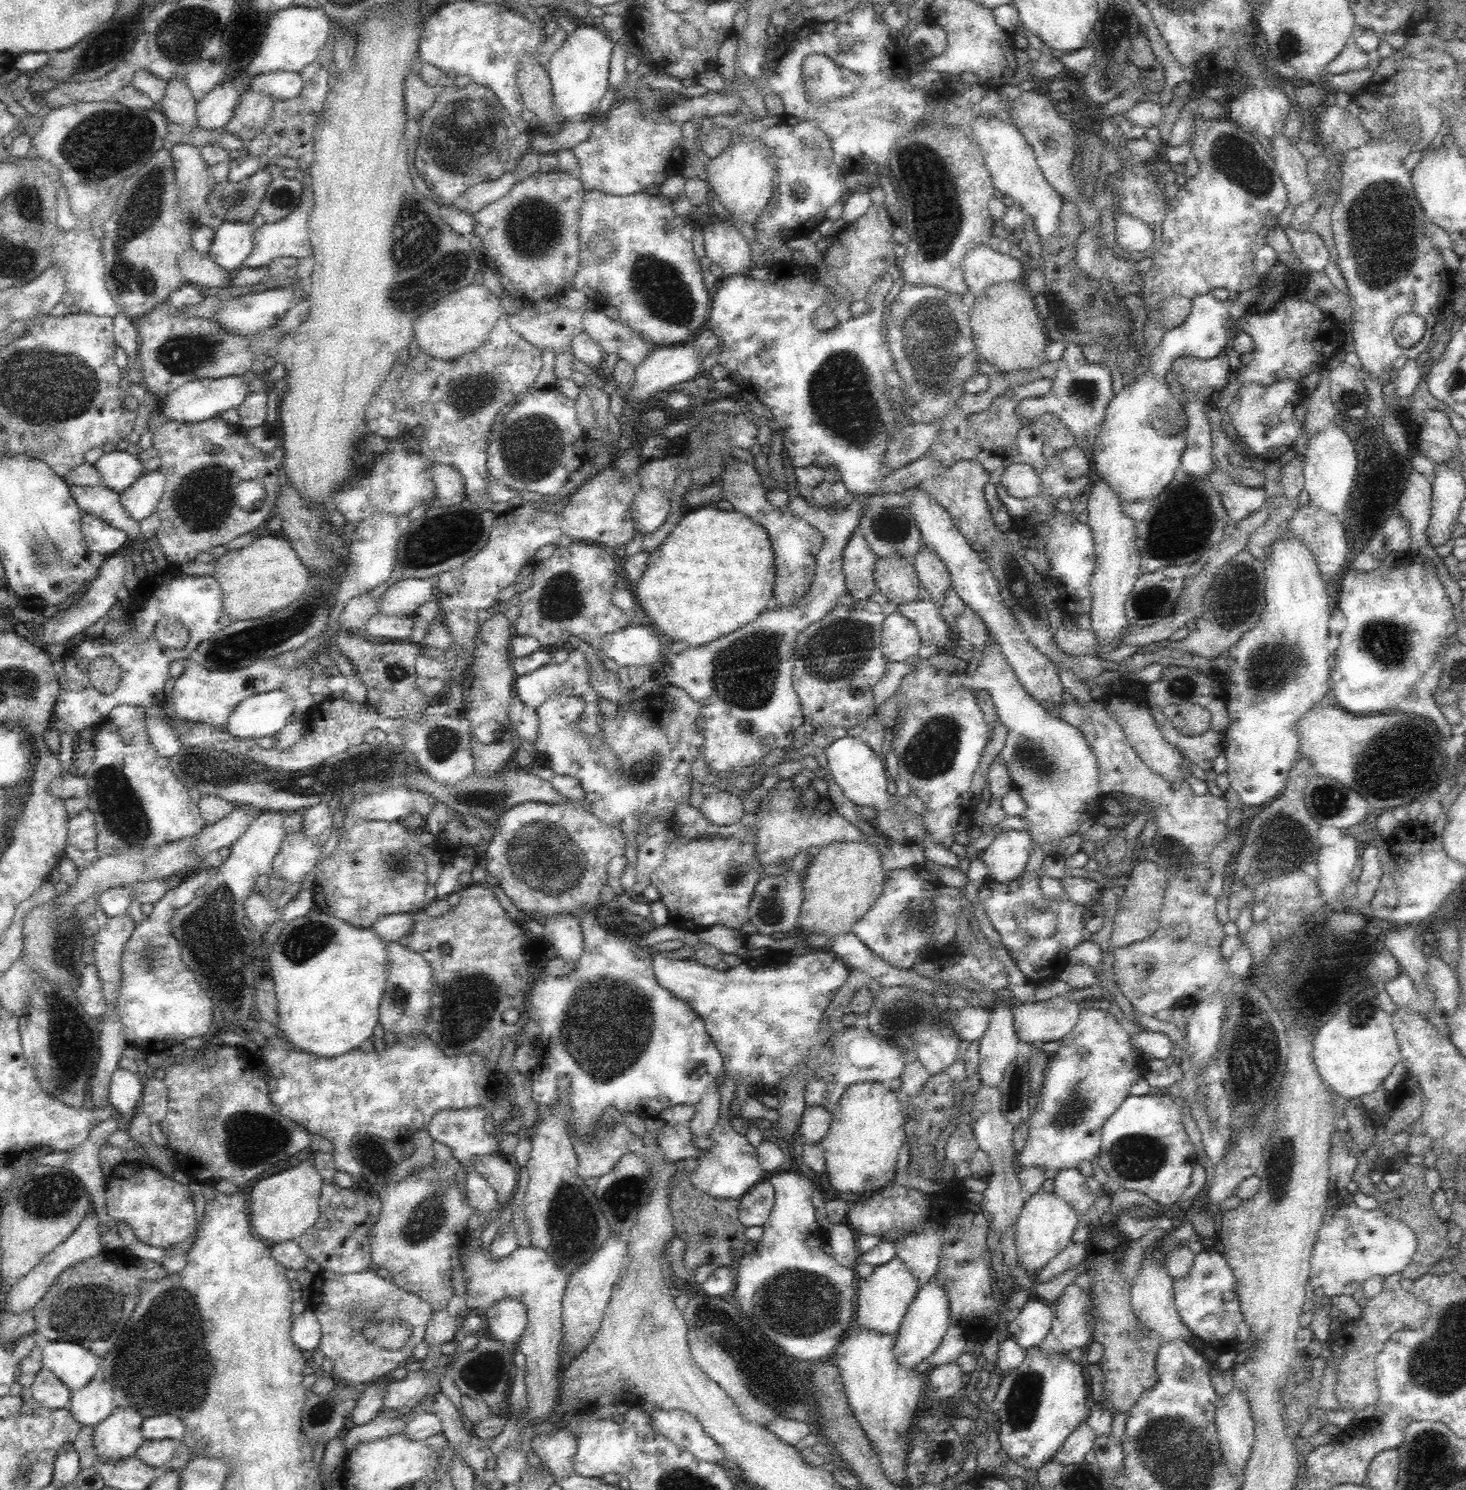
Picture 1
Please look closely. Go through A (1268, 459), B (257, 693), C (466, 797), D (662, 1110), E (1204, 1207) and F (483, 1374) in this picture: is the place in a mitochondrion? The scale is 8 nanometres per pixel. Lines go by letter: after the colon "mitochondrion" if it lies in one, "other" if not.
A: other
B: other
C: mitochondrion
D: other
E: other
F: mitochondrion

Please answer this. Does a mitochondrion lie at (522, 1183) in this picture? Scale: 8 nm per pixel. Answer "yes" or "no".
no

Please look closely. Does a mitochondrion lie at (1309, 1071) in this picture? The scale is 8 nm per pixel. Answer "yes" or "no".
no

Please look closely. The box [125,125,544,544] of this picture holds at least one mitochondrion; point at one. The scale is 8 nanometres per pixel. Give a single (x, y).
(426, 267)

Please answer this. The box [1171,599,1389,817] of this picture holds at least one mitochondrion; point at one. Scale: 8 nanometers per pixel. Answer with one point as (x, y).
(1269, 670)

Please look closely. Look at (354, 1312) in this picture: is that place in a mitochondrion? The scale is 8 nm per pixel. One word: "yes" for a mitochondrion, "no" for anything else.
yes

